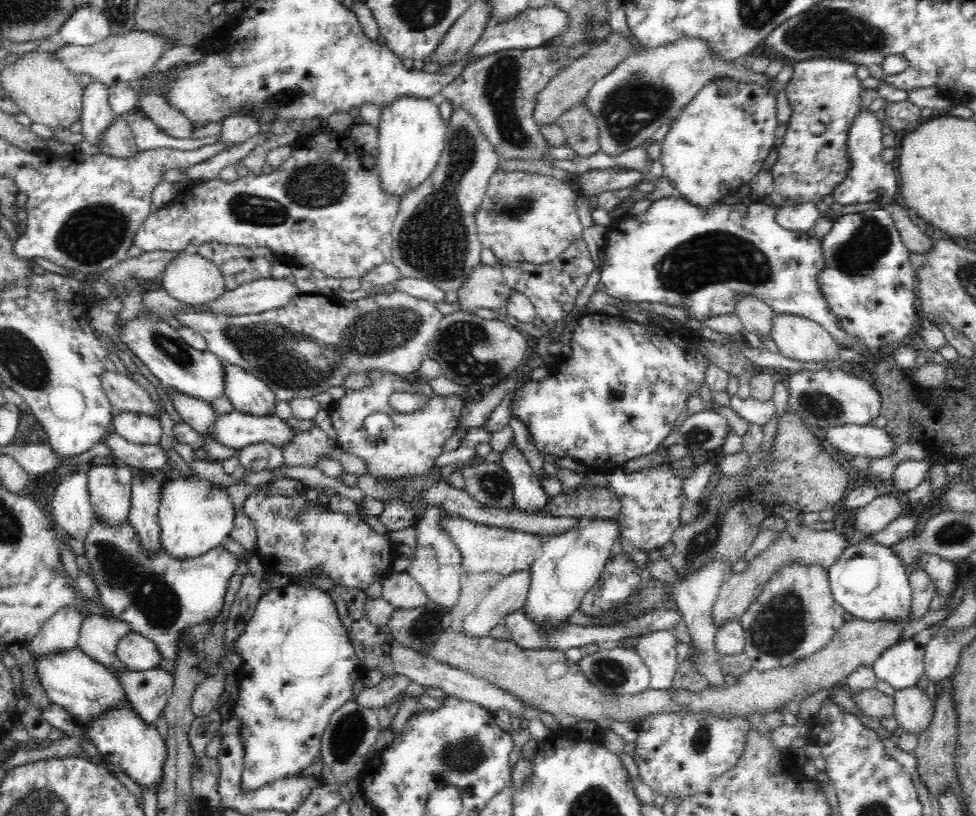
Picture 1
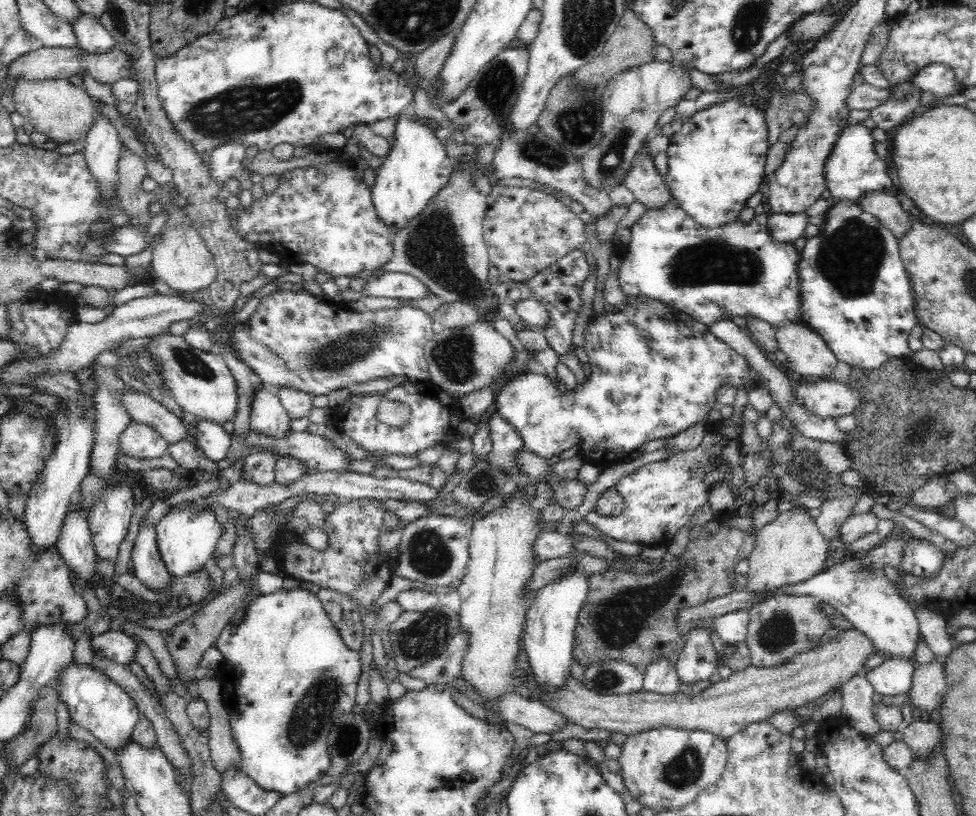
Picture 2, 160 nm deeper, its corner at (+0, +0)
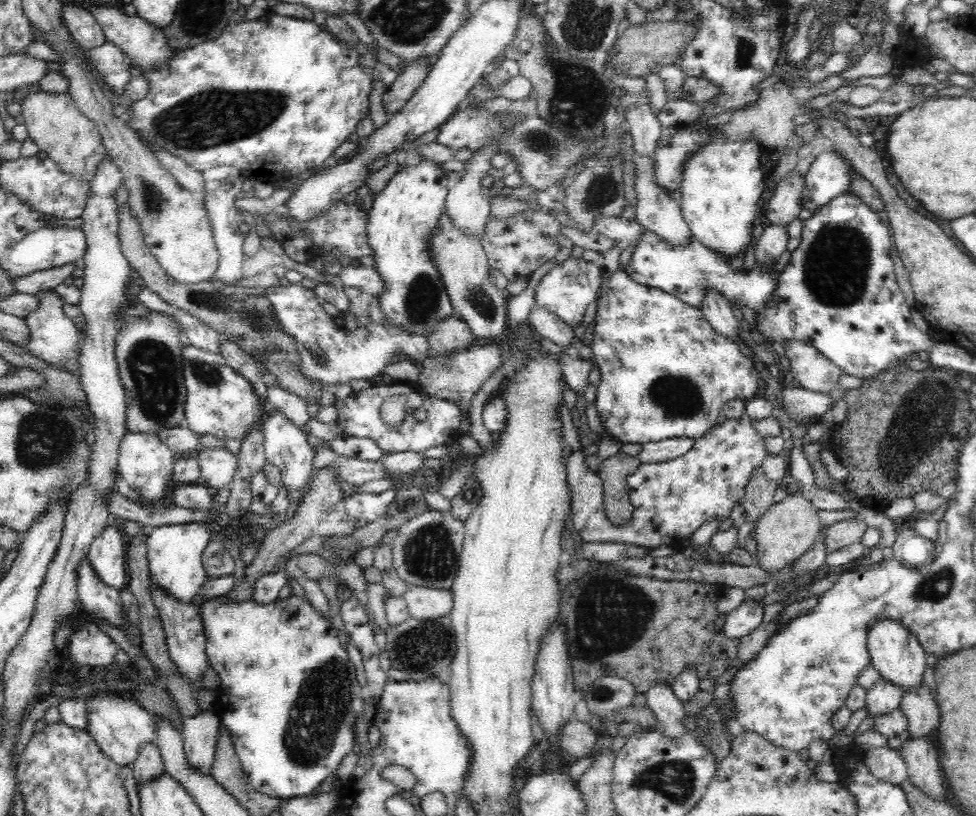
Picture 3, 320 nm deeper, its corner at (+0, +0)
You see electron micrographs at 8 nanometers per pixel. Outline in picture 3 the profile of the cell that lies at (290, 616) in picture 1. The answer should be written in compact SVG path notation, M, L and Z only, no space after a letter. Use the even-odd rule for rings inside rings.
M227 594L208 598L203 601L199 608L203 628L205 630L206 654L210 668L220 676L221 687L216 692L217 701L212 711L220 717L220 722L226 733L230 735L230 741L234 745L234 752L238 755L242 770L248 777L248 783L262 794L274 796L279 799L305 797L314 794L319 789L320 783L324 782L328 776L340 766L342 758L354 750L354 745L358 744L355 737L355 720L362 714L364 698L360 694L360 685L356 679L356 669L354 664L348 659L344 646L338 638L338 630L333 624L326 620L321 613L318 613L308 600L300 599L294 595L285 600L277 599L270 604L260 605L256 601L231 600Z

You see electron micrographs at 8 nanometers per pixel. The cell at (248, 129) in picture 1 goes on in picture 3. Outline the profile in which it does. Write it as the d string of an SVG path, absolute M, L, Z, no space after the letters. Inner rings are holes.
M219 166L203 172L205 207L211 220L213 237L219 252L217 271L214 272L210 280L220 281L224 286L234 285L244 278L242 275L242 266L245 254L242 251L242 245L250 232L247 230L247 224L244 223L241 211L234 206L236 194L241 191L244 179L240 174L240 170L234 166Z

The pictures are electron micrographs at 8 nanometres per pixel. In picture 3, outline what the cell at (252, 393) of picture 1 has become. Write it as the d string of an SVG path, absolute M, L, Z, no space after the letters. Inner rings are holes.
M276 412L274 416L270 416L270 420L263 426L261 432L264 437L265 457L267 462L276 466L281 475L281 488L285 488L290 503L300 502L306 494L303 491L311 486L315 470L313 462L315 453L308 445L308 439L304 436L298 426L291 424L281 412Z

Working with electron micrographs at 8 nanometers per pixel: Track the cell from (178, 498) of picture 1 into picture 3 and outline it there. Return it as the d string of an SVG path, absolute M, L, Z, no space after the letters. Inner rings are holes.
M204 523L174 524L148 531L147 556L150 582L182 603L192 604L207 580L201 556L210 542L210 532Z

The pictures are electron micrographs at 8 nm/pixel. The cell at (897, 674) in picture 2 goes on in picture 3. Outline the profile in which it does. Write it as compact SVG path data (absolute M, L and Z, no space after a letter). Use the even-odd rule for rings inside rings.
M881 678L867 690L864 707L867 715L875 720L876 717L898 709L902 699L902 689Z

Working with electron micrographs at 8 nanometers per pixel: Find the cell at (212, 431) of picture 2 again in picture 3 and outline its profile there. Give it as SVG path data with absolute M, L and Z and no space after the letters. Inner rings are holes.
M226 447L201 450L198 453L198 460L205 487L218 491L232 486L238 468L237 458Z

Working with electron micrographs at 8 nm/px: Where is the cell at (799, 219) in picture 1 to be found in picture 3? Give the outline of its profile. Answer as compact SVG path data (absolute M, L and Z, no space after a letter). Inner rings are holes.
M776 224L764 225L764 232L754 248L756 260L762 265L776 264L786 250L786 242L786 227Z

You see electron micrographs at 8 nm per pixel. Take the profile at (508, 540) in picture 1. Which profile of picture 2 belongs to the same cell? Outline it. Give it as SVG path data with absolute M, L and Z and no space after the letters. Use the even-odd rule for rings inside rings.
M544 530L533 544L535 559L540 561L564 555L576 554L575 536L566 531Z

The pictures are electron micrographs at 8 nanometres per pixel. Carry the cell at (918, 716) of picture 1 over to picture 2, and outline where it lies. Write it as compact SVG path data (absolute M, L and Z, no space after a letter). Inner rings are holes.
M916 720L916 724L904 730L903 741L910 747L915 759L925 759L935 752L941 736L940 730L934 722Z

